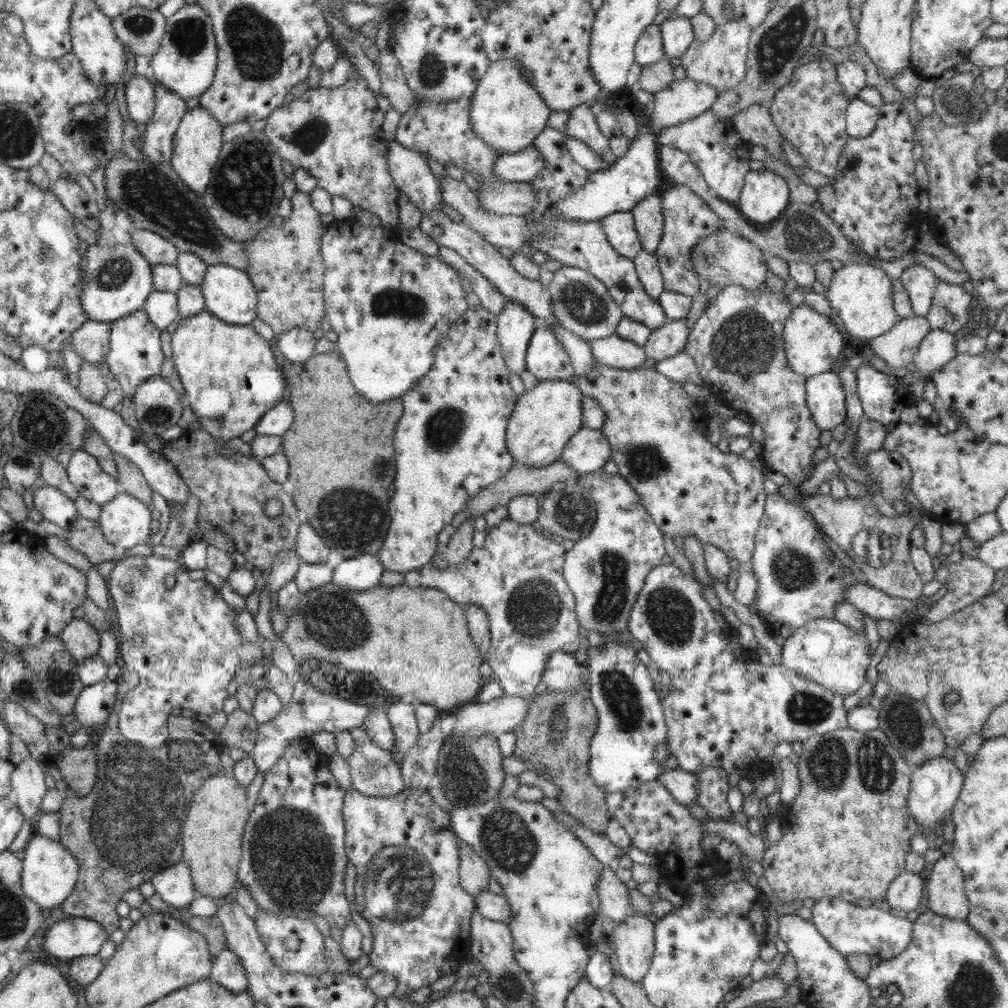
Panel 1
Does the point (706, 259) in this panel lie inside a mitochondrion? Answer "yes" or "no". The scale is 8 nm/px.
yes

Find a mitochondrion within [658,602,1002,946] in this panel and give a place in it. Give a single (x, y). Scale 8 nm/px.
(830, 764)

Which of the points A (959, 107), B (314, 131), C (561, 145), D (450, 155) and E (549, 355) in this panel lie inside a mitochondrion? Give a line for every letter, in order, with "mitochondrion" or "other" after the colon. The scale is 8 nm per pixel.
A: mitochondrion
B: mitochondrion
C: other
D: other
E: other

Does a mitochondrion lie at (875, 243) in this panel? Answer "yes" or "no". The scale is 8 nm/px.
no

